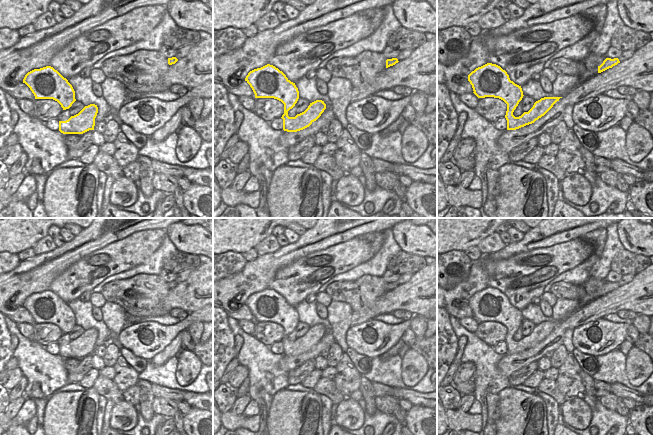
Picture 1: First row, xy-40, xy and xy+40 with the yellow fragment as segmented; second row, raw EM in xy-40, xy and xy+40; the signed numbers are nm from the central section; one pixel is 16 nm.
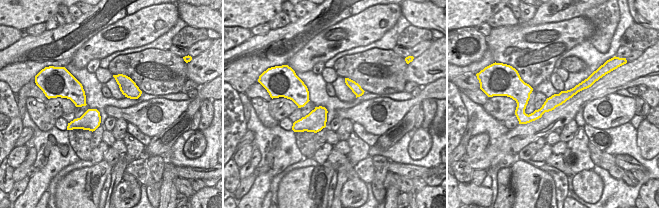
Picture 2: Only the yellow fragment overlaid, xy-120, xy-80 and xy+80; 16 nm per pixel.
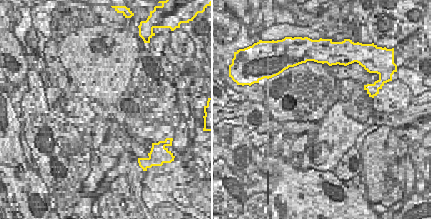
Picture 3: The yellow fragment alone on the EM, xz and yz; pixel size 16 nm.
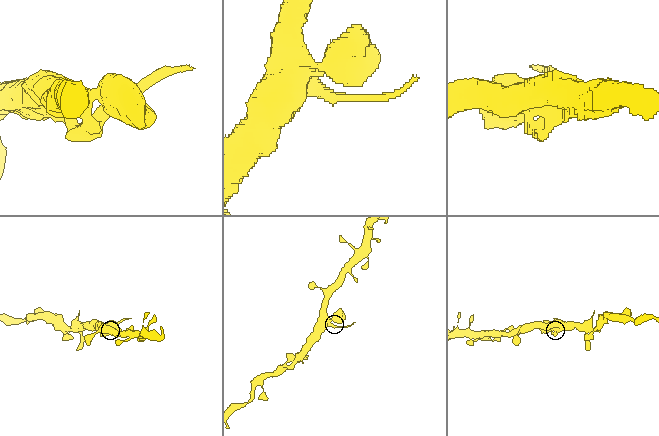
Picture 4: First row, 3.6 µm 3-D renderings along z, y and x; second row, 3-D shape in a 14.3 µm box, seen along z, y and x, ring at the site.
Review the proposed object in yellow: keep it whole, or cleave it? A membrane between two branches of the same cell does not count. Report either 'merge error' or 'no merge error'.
merge error

